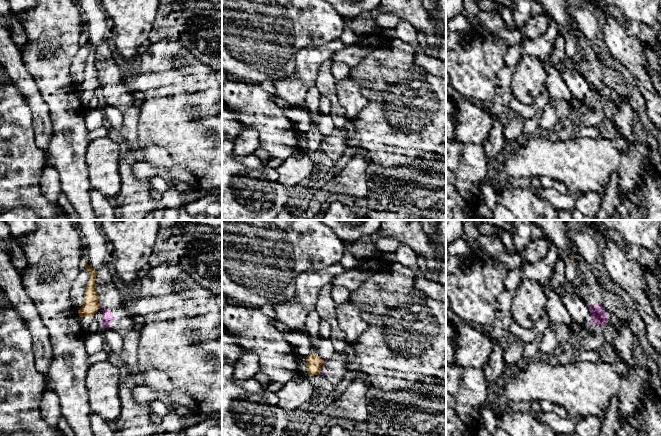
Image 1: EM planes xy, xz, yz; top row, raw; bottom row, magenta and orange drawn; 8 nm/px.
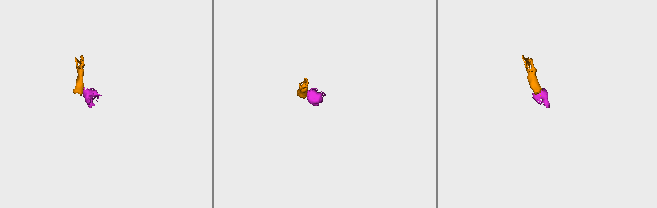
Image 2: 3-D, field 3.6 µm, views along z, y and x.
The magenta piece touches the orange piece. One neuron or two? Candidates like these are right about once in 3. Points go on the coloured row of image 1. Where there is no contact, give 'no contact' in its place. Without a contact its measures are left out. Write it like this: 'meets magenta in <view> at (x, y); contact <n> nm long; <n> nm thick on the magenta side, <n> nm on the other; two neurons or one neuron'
meets magenta in xz at (323, 363); contact 40 nm long; 30 nm thick on the magenta side, 130 nm on the other; two neurons

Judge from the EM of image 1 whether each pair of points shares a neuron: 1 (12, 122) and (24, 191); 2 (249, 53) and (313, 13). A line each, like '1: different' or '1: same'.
1: same
2: same

